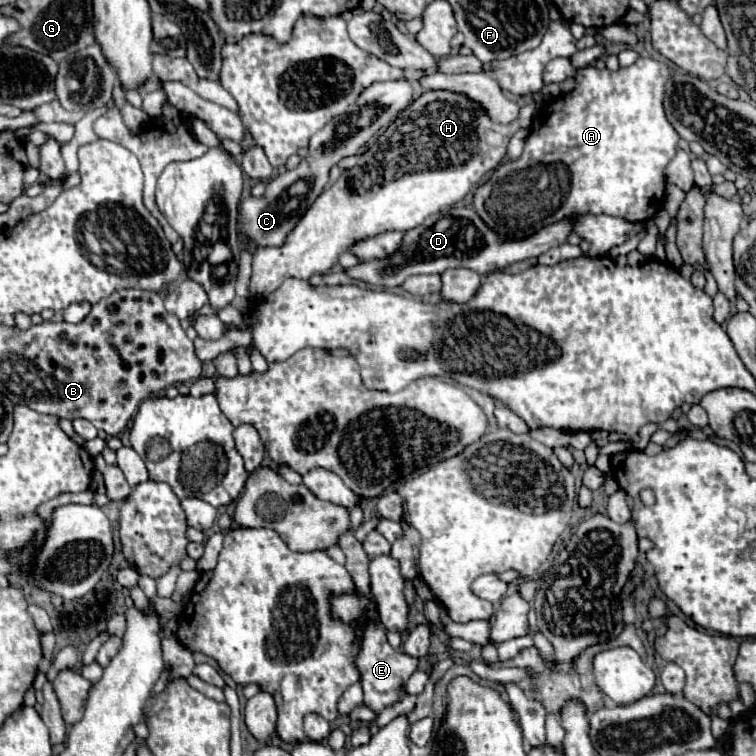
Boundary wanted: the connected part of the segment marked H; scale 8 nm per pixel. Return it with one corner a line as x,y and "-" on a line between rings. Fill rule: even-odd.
423,91
359,157
359,163
315,199
281,247
257,247
253,251
251,295
265,299
287,277
323,275
355,243
387,231
409,231
429,215
453,207
481,183
487,171
503,161
513,131
509,125
495,123
477,101
463,93

